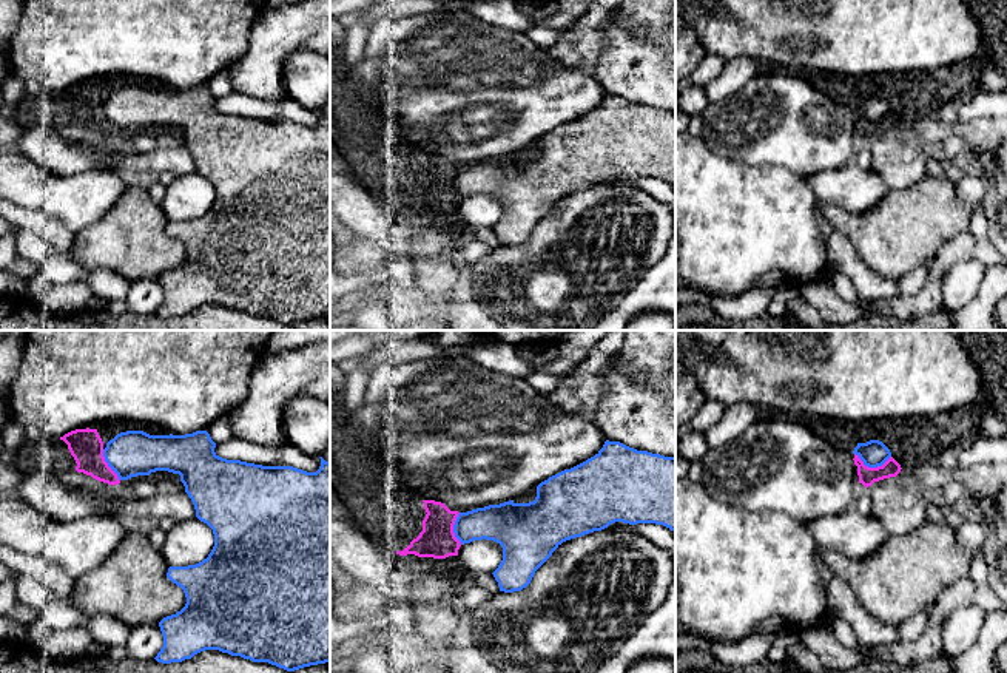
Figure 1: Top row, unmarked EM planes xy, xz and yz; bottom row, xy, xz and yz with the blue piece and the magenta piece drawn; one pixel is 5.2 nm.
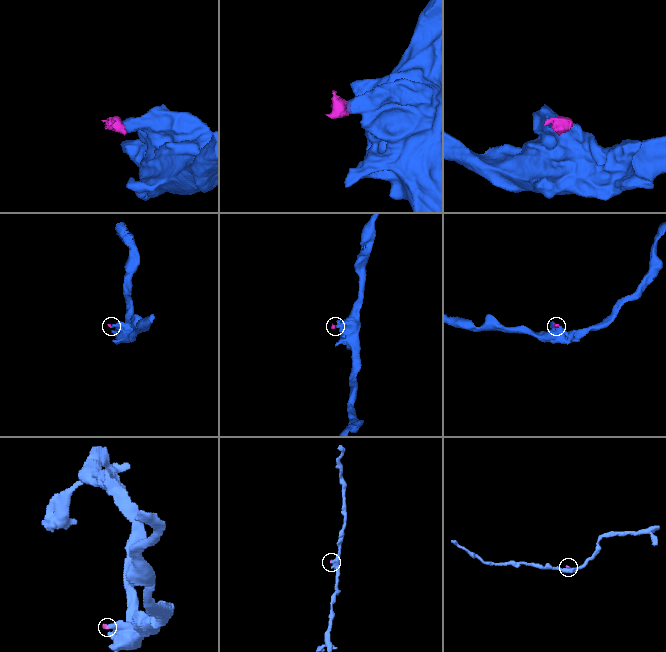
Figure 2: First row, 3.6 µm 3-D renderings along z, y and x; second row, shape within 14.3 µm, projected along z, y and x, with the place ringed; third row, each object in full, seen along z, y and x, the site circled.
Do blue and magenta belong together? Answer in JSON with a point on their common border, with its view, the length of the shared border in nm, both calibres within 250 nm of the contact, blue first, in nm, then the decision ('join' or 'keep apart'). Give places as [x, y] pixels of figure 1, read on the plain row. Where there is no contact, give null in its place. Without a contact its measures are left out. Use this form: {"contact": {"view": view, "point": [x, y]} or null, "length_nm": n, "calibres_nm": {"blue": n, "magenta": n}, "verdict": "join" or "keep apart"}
{"contact": {"view": "yz", "point": [872, 121]}, "length_nm": 190, "calibres_nm": {"blue": 140, "magenta": 100}, "verdict": "keep apart"}

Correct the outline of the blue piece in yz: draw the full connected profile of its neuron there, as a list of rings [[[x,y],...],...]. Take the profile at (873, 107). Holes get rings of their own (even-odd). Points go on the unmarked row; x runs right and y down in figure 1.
[[[879,94],[857,97],[853,108],[856,108],[868,122],[882,120],[891,111],[890,103]]]

